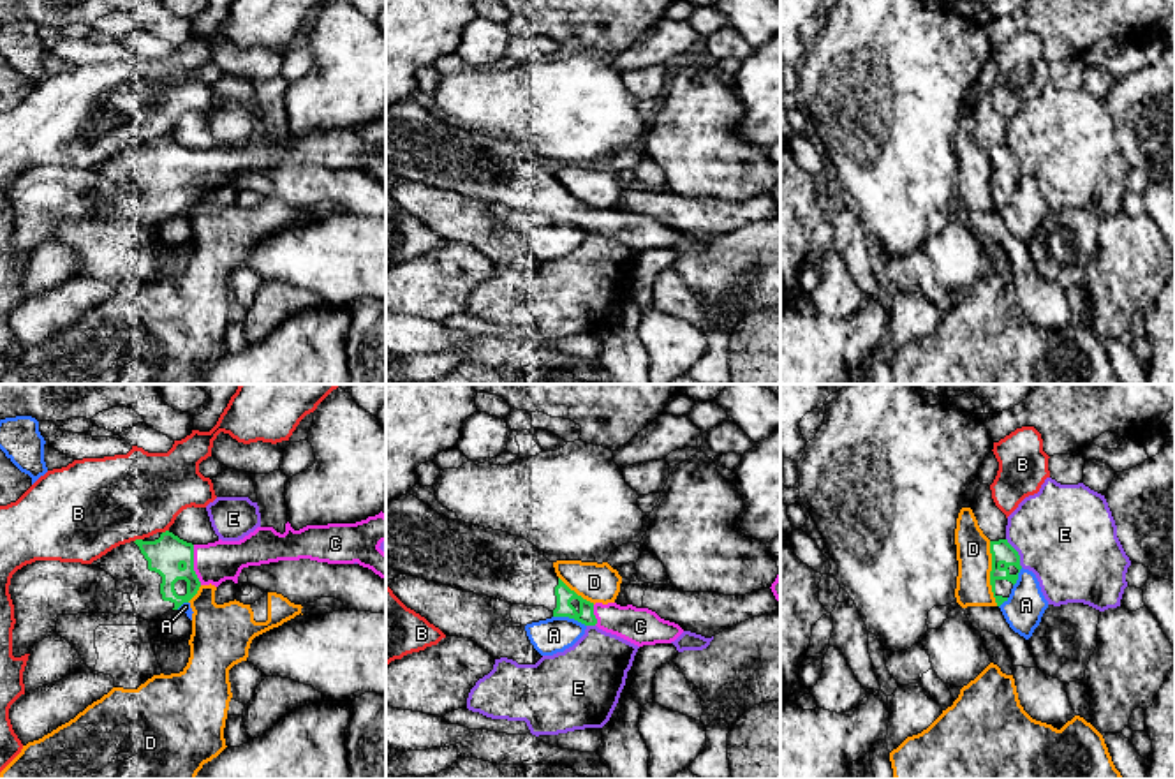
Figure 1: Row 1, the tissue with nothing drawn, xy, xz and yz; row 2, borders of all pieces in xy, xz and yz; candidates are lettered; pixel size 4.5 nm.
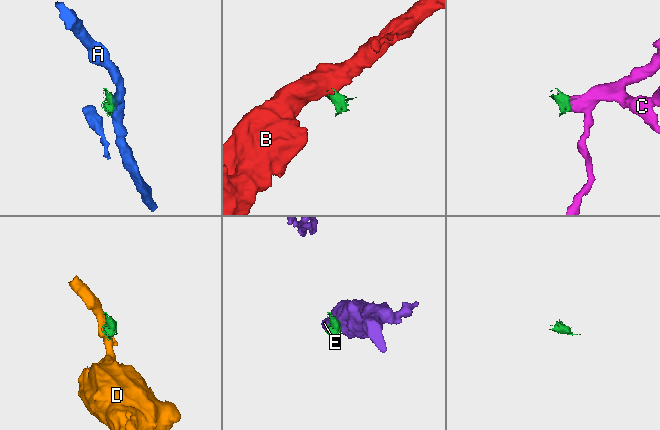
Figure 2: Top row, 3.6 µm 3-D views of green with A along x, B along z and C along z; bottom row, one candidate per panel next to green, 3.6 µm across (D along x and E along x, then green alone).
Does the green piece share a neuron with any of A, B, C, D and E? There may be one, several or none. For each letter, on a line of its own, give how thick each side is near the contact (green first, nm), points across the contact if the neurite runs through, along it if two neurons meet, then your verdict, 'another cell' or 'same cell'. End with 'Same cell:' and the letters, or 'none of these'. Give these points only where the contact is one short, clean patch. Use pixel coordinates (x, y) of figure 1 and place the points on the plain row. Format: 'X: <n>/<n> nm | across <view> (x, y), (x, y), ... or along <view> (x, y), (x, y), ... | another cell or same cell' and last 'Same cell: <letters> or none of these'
A: 80/160 nm | another cell
B: 170/420 nm | another cell
C: 170/190 nm | across xy (164, 161), (184, 161), (192, 170), (214, 168) | same cell
D: 100/160 nm | along yz (989, 147), (990, 196), (997, 210) | another cell
E: 100/460 nm | along yz (1006, 143), (1022, 171) | another cell
Same cell: C

